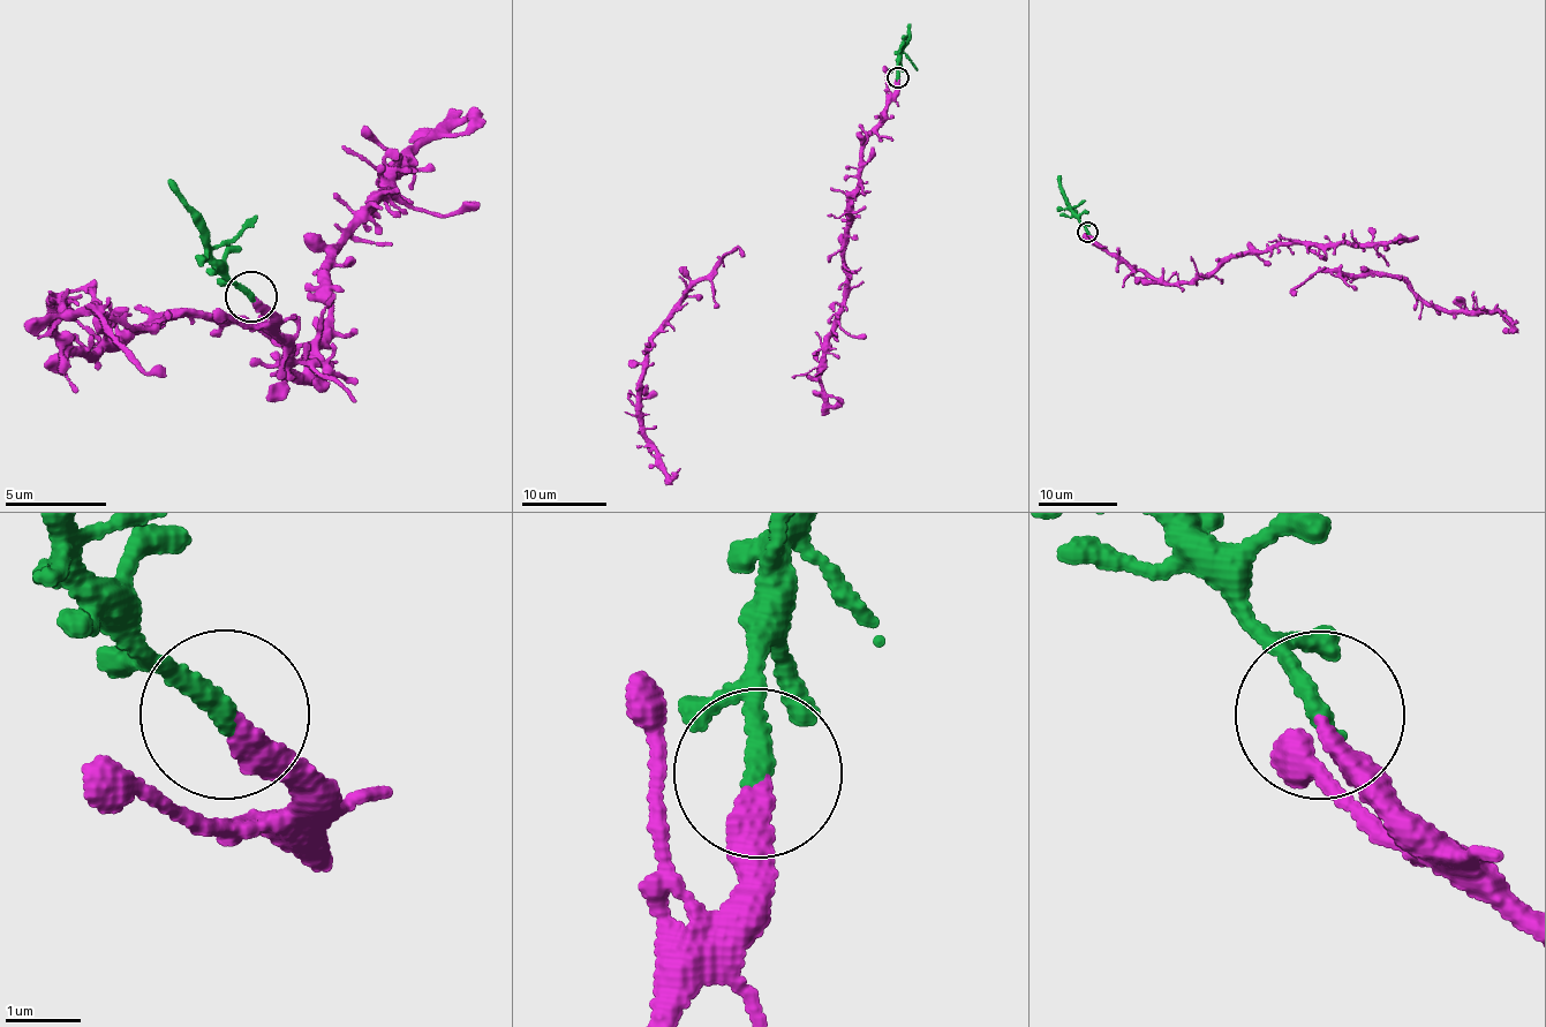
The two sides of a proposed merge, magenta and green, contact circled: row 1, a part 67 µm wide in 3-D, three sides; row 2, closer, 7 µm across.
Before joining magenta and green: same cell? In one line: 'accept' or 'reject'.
accept

